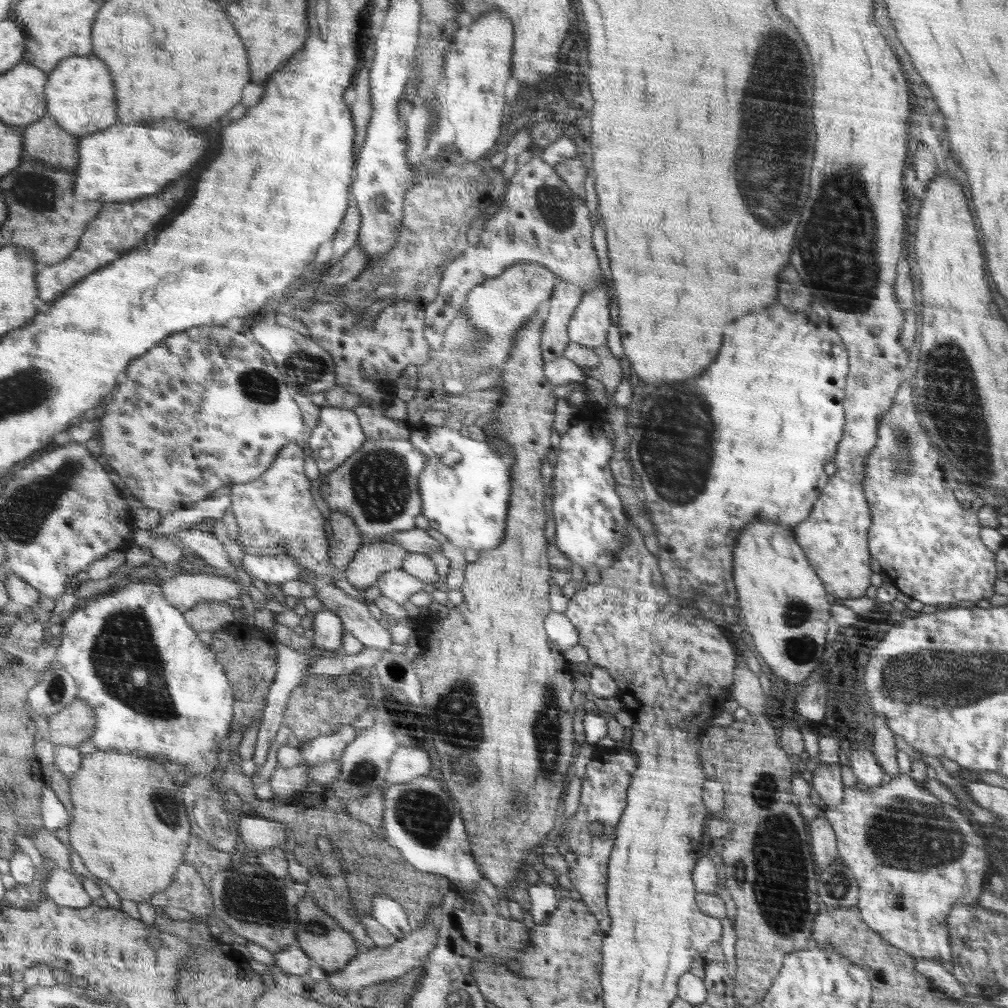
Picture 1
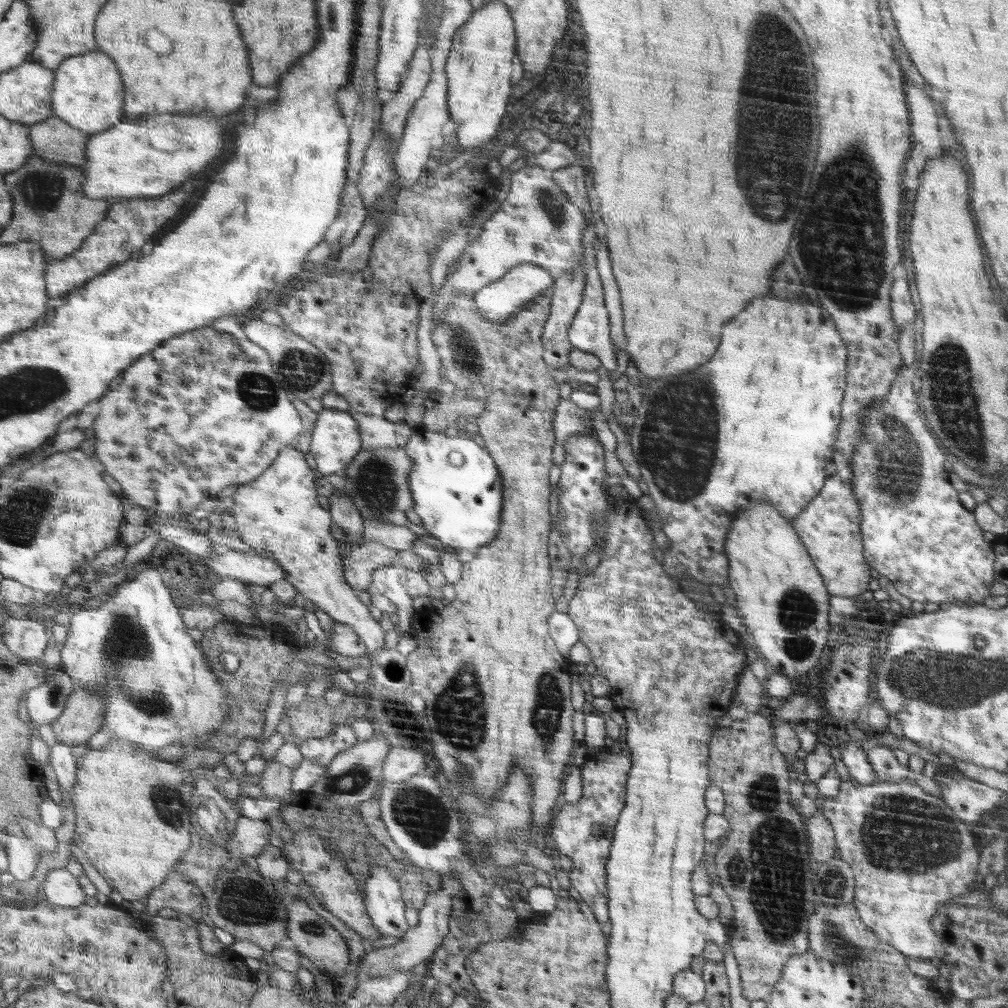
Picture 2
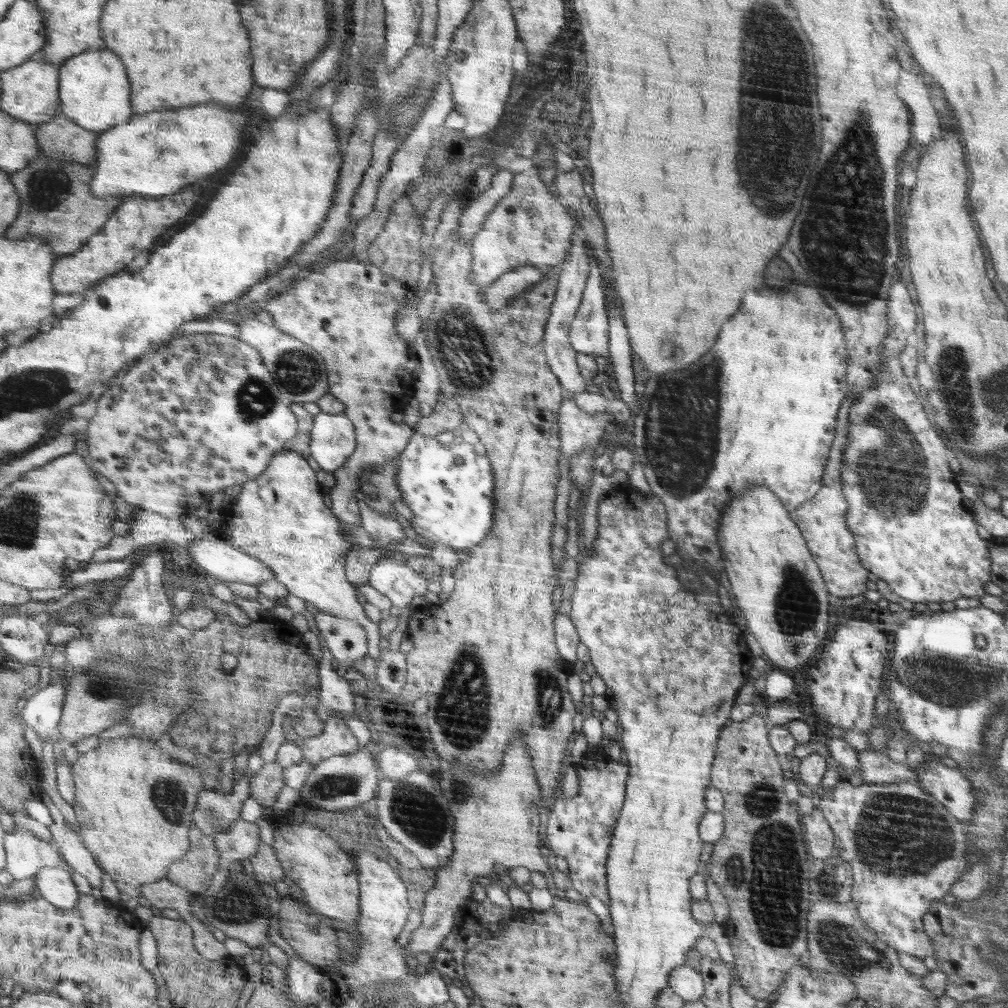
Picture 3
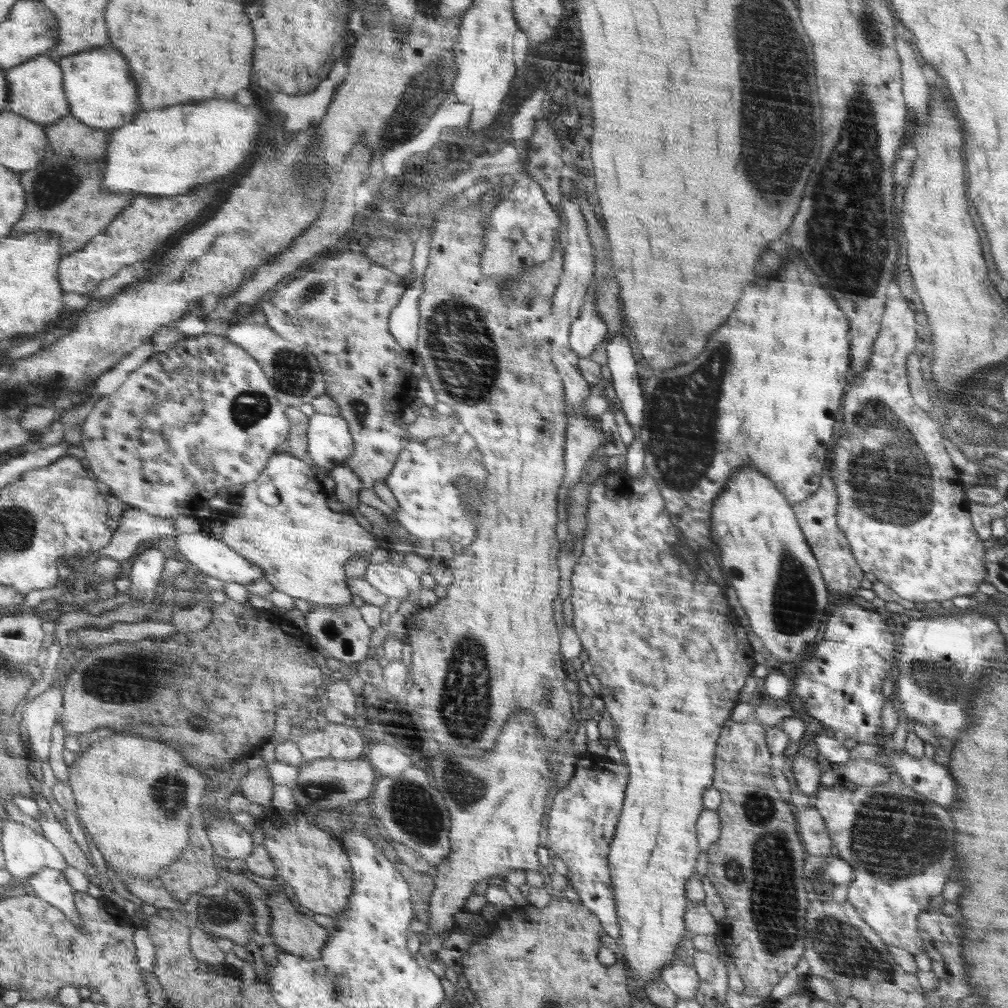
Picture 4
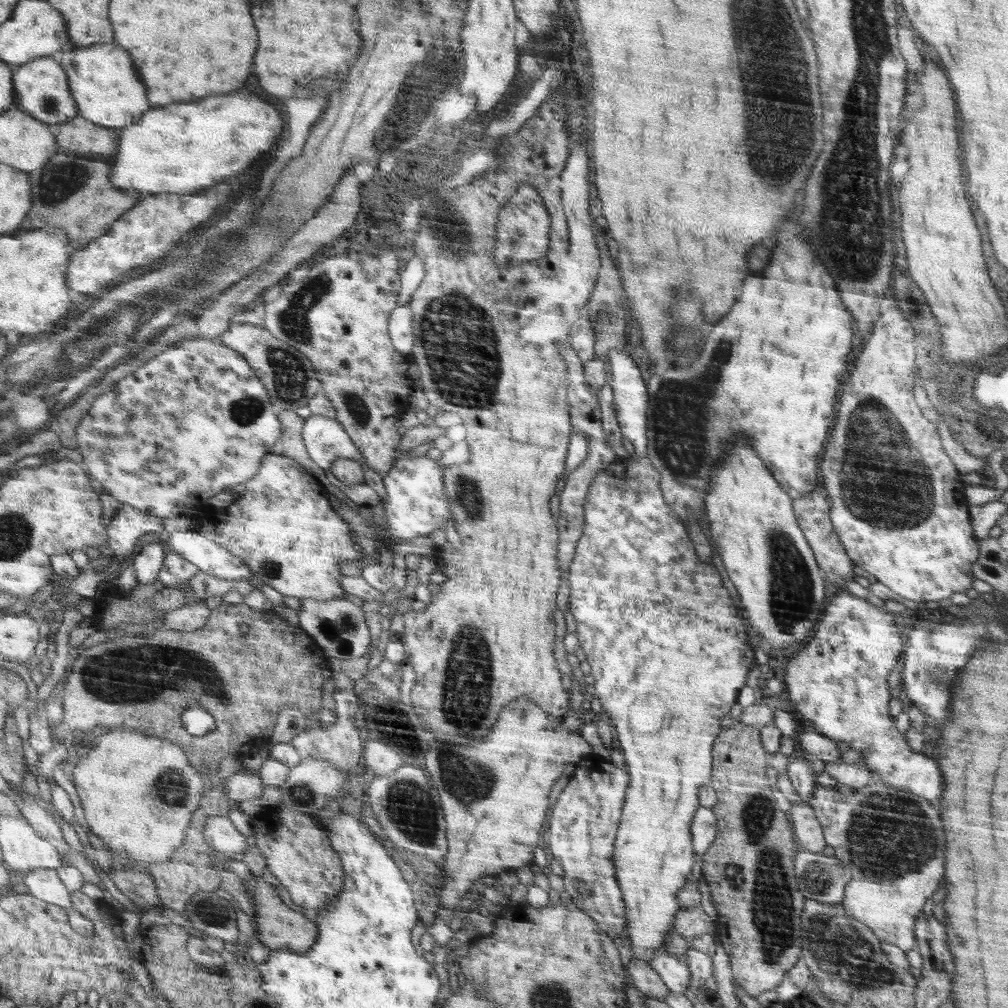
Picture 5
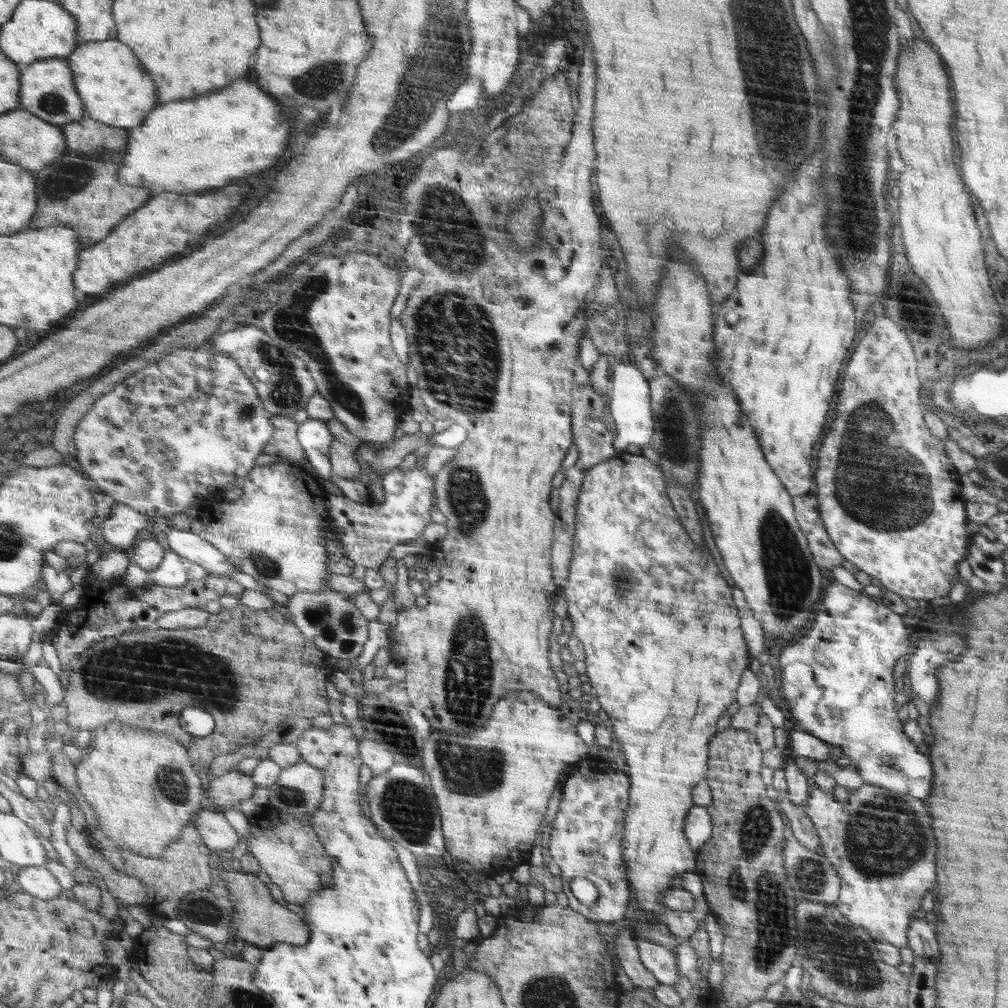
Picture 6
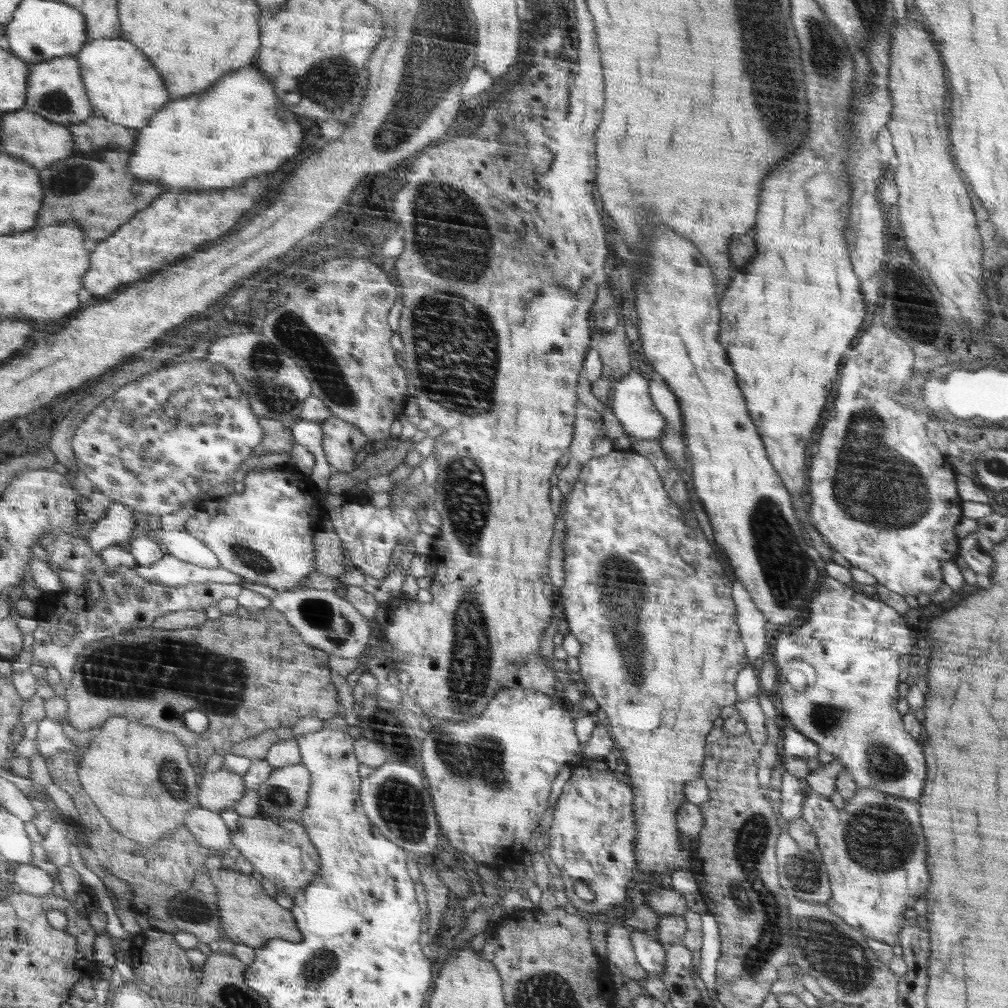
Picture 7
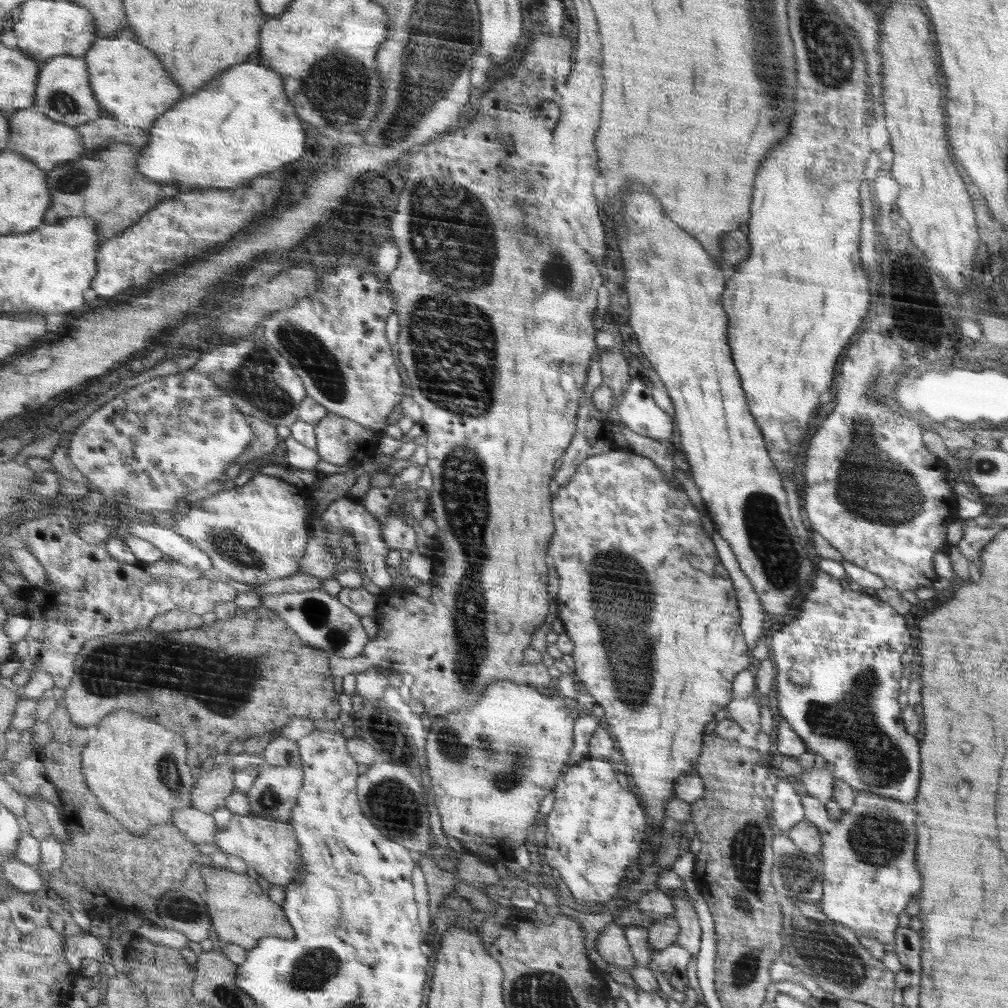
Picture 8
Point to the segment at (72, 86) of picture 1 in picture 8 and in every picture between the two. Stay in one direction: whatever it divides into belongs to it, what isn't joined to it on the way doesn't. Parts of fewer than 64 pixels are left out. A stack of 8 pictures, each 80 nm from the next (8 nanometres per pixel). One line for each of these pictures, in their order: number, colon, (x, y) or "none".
2: (89, 93)
3: (96, 92)
4: (100, 85)
5: (109, 90)
6: (118, 90)
7: (125, 87)
8: (132, 83)

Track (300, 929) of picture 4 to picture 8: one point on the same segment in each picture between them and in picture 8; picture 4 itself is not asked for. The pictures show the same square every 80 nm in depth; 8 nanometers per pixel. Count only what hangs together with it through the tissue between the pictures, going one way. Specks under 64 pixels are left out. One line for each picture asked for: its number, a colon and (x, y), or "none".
5: (278, 927)
6: (262, 921)
7: (251, 917)
8: (243, 913)

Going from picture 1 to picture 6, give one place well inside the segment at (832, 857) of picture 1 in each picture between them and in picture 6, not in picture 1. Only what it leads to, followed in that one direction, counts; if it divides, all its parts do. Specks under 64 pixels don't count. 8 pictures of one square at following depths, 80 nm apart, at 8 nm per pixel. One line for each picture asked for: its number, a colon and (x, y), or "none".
2: (823, 844)
3: (820, 839)
4: (813, 830)
5: (808, 830)
6: (803, 829)

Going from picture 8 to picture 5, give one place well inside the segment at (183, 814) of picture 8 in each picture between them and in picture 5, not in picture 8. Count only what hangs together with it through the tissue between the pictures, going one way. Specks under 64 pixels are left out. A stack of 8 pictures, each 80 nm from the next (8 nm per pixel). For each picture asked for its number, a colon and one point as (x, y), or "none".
5: (221, 832)
6: (220, 835)
7: (211, 829)

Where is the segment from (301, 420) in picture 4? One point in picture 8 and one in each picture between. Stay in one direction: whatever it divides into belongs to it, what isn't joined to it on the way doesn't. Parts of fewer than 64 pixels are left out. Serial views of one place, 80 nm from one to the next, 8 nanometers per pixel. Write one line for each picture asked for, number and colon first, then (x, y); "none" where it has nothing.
5: (291, 445)
6: (285, 442)
7: (279, 438)
8: (266, 440)

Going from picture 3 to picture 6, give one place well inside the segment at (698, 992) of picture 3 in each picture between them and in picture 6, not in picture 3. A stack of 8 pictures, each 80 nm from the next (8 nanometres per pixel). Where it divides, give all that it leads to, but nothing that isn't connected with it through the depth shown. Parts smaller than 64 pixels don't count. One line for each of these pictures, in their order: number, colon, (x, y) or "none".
4: (681, 978)
5: (675, 973)
6: (660, 961)

